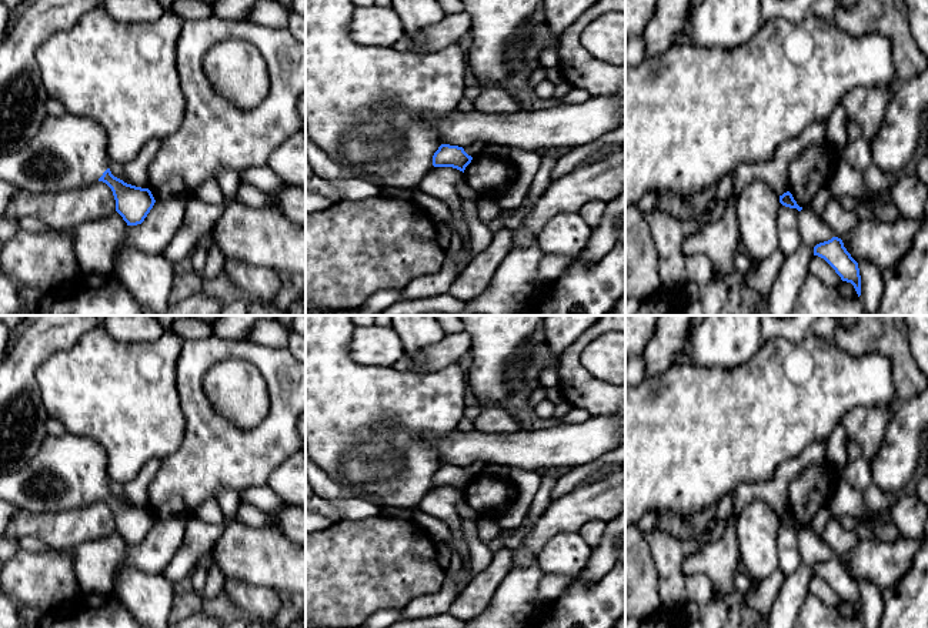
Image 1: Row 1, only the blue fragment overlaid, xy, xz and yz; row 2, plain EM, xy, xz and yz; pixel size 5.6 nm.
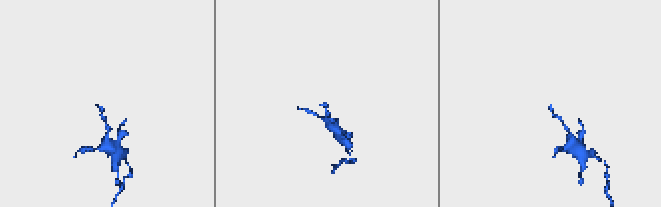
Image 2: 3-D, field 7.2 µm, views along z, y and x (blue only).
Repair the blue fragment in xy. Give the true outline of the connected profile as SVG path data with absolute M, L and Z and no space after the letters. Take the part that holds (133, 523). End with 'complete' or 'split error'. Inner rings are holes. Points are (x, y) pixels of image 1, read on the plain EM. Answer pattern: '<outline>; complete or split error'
M64 431L61 435L49 435L23 470L0 477L0 500L13 504L19 511L31 514L60 512L103 501L111 508L116 531L127 545L141 544L156 520L148 508L136 507L114 497L109 488L110 480L104 450L89 438Z; split error

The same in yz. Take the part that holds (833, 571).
M832 557L828 561L819 562L814 567L814 575L824 578L841 597L842 601L851 602L861 615L861 595L858 582L844 567L844 562L838 557Z; complete

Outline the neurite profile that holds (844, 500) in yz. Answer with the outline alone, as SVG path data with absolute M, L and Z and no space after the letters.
M844 480L837 481L827 507L829 508L832 515L841 514L865 515L867 517L865 524L874 534L875 540L889 542L901 537L895 525L881 524L875 521L874 517L877 515L877 512L868 510L862 502L861 492L852 488Z

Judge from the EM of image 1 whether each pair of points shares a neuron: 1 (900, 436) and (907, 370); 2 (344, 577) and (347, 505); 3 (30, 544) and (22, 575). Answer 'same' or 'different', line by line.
1: different
2: different
3: different

